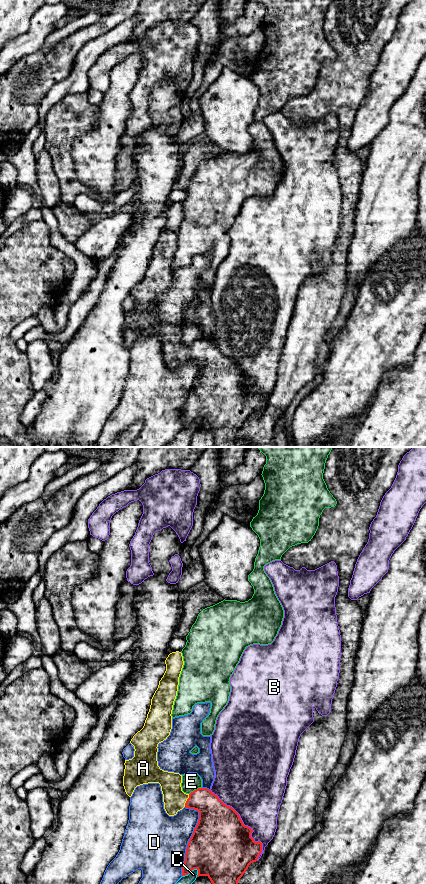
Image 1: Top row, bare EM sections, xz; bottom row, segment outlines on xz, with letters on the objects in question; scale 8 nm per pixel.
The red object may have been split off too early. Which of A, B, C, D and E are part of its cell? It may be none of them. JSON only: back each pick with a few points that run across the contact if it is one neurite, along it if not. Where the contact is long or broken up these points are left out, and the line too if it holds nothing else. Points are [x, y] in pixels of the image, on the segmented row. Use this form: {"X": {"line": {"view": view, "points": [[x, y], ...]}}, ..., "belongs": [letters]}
{"A": {"line": {"view": "xz", "points": [[214, 815], [199, 800], [187, 800], [174, 799]]}}, "belongs": ["A"]}

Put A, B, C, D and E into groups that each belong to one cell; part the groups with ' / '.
A / B / C / D / E

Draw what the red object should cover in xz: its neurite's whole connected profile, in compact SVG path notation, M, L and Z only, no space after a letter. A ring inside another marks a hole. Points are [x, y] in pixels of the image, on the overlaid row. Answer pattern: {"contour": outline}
{"contour": "M179 651L170 653L165 660L165 664L166 671L159 681L158 688L151 699L150 709L144 726L130 741L130 743L134 746L135 751L132 759L125 760L123 786L126 794L131 797L137 786L148 783L159 783L163 794L164 809L169 816L176 815L177 812L182 810L184 807L194 809L199 812L198 823L194 828L193 834L187 845L185 861L182 866L182 876L188 875L192 870L197 869L197 877L207 876L212 884L238 884L239 879L246 872L249 865L257 861L262 852L262 843L260 841L254 841L251 837L253 830L250 827L245 826L239 814L232 807L224 804L217 795L211 792L211 790L207 788L198 788L190 794L186 794L182 791L181 787L182 775L179 773L164 771L158 766L158 744L167 739L172 729L171 714L174 701L177 696L179 677L184 665L182 653Z"}

